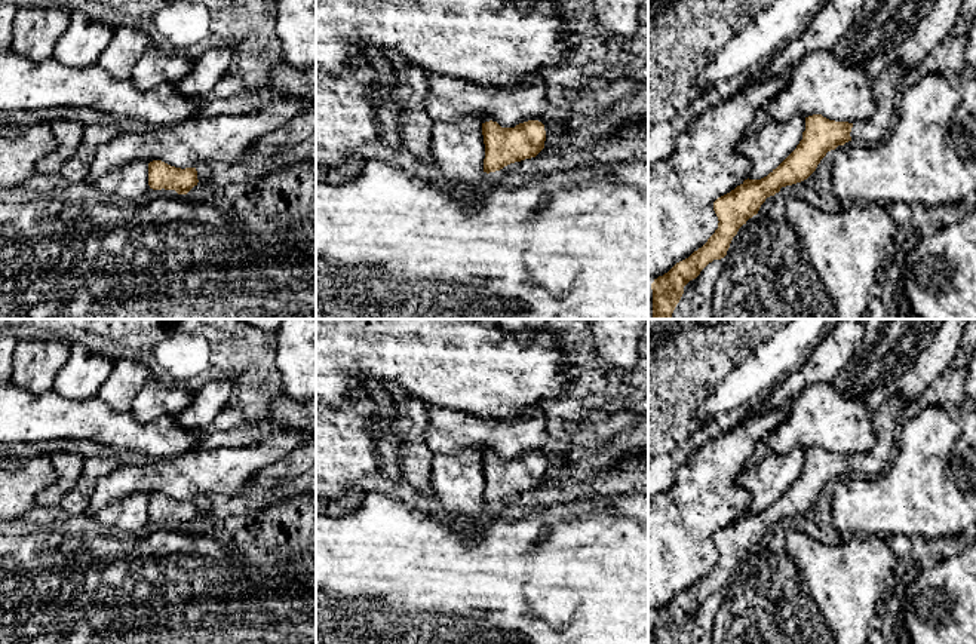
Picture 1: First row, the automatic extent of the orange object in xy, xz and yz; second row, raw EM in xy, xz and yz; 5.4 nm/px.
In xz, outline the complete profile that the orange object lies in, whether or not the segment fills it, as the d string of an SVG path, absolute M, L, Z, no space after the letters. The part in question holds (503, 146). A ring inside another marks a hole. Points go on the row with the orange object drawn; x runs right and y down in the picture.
M528 120L515 128L501 128L497 122L482 123L485 144L484 172L495 172L504 166L535 157L546 141L544 125Z

